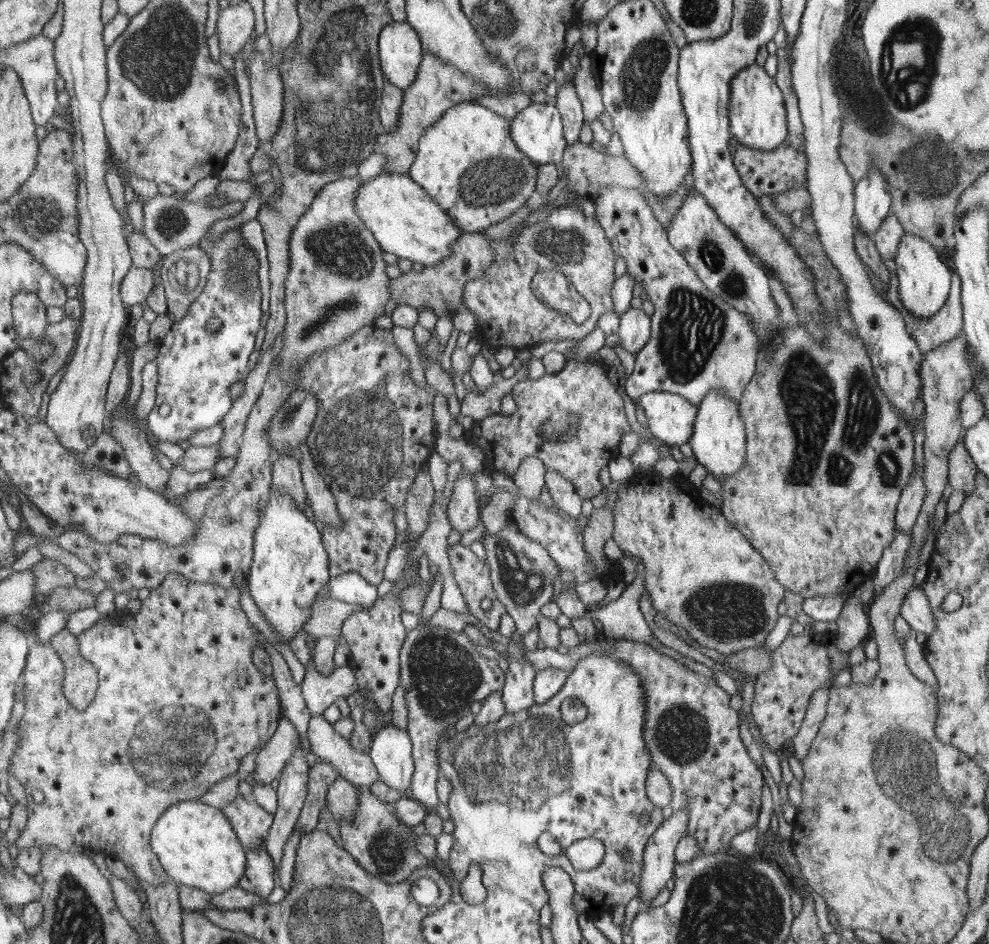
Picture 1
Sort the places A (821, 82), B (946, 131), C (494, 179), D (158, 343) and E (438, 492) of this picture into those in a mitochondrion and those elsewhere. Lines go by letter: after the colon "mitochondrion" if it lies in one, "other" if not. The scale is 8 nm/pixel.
A: other
B: mitochondrion
C: mitochondrion
D: other
E: other

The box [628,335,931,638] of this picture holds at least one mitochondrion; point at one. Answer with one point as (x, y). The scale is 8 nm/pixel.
(829, 429)

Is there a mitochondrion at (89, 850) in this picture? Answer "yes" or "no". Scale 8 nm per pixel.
no

